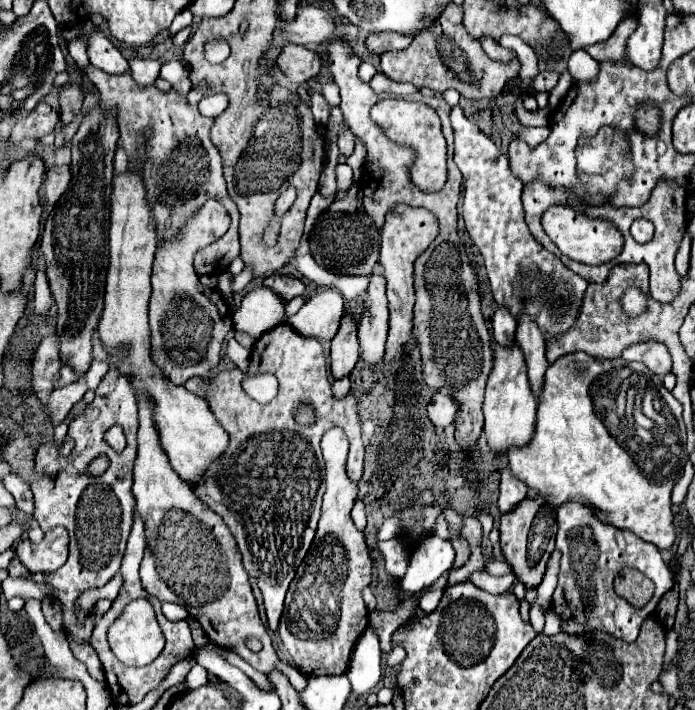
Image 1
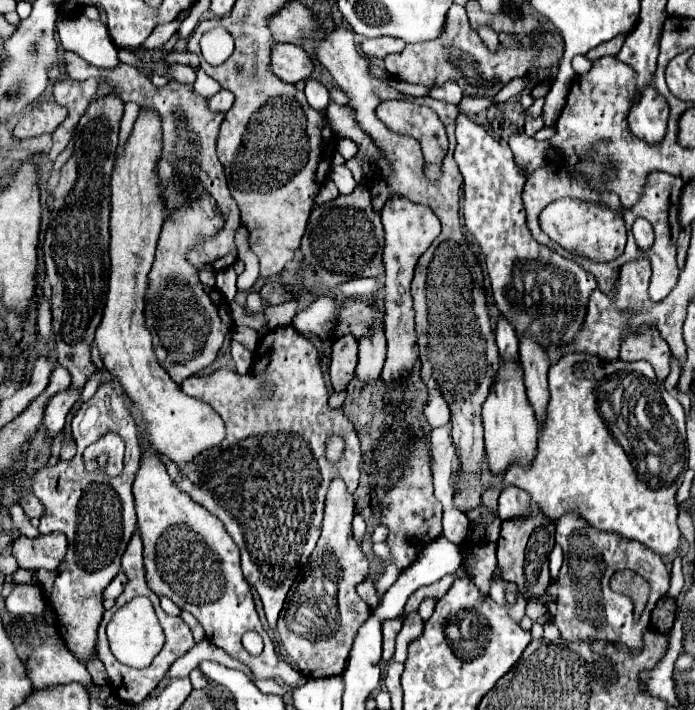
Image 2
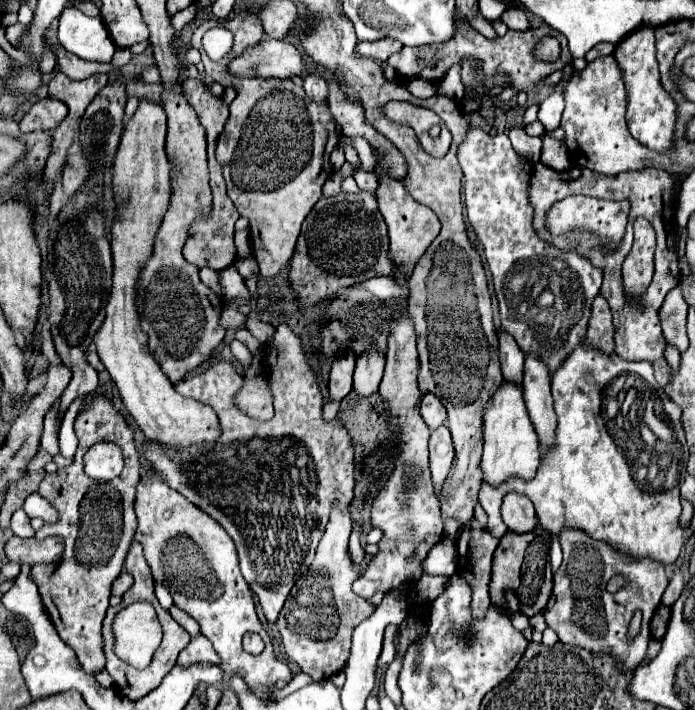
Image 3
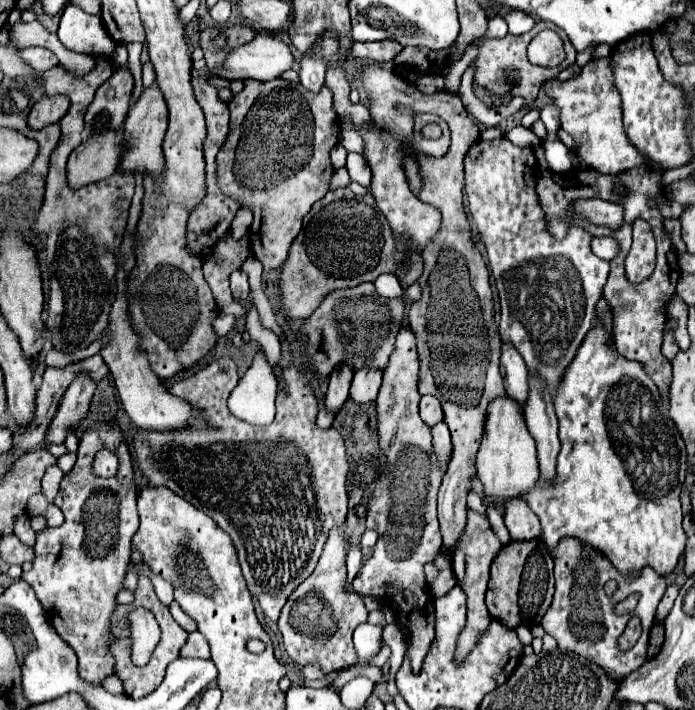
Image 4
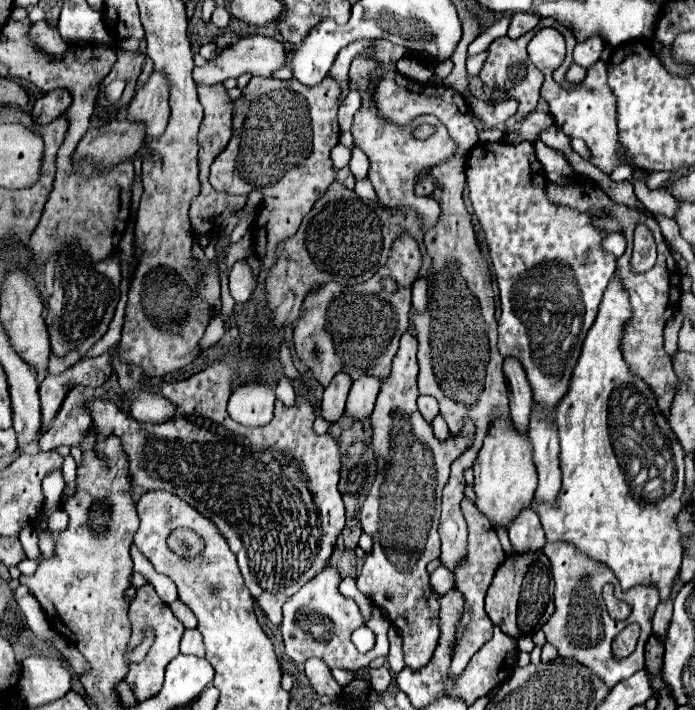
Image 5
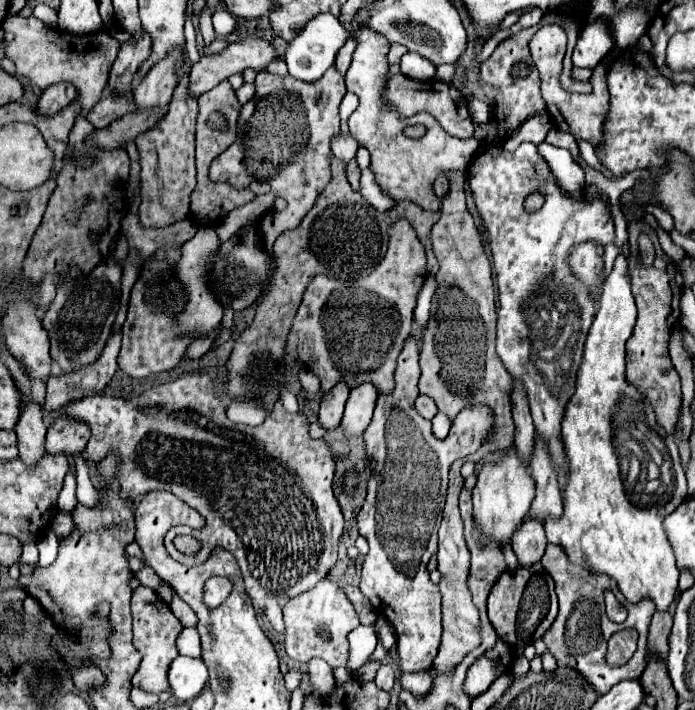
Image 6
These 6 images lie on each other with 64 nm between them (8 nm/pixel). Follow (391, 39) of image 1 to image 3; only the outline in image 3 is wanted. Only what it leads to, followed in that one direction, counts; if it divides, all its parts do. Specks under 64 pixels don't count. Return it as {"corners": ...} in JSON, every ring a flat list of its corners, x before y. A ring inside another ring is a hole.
{"corners":[[390,38,373,42,358,42,356,44,356,52,358,54,374,60,380,60,380,62,386,62,390,58,390,54,400,52,400,50,402,50,402,44,398,40,390,40]]}

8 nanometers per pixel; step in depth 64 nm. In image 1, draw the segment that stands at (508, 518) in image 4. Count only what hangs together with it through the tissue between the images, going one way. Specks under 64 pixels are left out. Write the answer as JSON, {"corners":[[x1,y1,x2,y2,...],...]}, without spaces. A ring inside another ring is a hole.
{"corners":[[504,468,500,480,500,496,498,496,500,514,514,510,526,496,528,496,528,488,520,480,516,480,508,468]]}

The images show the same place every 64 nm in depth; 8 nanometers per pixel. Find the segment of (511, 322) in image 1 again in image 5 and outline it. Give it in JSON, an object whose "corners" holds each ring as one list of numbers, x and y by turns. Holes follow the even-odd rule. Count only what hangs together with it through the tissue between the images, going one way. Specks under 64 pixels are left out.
{"corners":[[506,360,504,374,506,374,508,386,510,386,510,414,512,414,514,428,522,436,528,436,528,416,532,410,532,390,530,390,526,376,524,376,524,368,520,368,520,362,516,362,516,360]]}

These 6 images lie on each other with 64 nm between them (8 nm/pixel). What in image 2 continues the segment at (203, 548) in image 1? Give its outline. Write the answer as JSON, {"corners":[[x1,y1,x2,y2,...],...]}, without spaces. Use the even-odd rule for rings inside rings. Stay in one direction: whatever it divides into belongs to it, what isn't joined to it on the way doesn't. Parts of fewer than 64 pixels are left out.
{"corners":[[148,440,144,448,146,452,134,480,134,500,138,532,144,542,148,586,156,594,168,596,180,610,190,612,202,624,206,638,234,660,248,666,254,678,282,678,284,682,296,684,300,674,290,664,278,660,274,644,258,620,250,584,240,570,240,550,224,524,172,484,166,466,156,458,158,452,148,446],[248,630,264,638,264,652,260,656,250,656,240,642,242,634]]}

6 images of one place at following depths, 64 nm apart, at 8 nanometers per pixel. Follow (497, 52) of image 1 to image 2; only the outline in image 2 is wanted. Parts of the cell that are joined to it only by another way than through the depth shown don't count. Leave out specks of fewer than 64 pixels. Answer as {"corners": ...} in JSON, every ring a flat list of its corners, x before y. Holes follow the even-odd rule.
{"corners":[[480,28,478,34,480,34,480,38,484,40,484,44,486,44,490,50,496,50,496,48,498,48,500,40,498,40,498,34,496,34,494,30,490,30,490,28]]}

